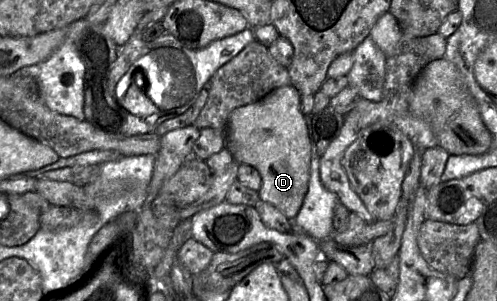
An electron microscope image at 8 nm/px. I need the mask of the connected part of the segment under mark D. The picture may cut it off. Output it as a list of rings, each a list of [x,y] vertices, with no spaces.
[[[293,86],[274,89],[261,100],[233,110],[224,133],[234,161],[254,167],[261,176],[260,200],[278,208],[293,221],[308,190],[310,144],[300,110],[301,94]]]

